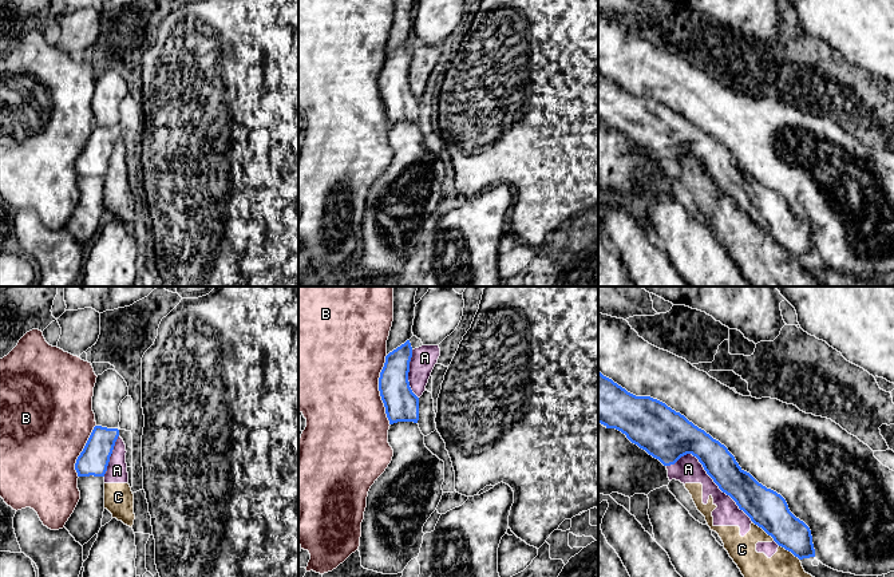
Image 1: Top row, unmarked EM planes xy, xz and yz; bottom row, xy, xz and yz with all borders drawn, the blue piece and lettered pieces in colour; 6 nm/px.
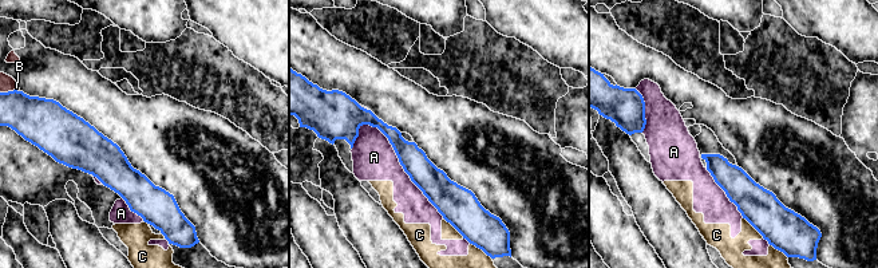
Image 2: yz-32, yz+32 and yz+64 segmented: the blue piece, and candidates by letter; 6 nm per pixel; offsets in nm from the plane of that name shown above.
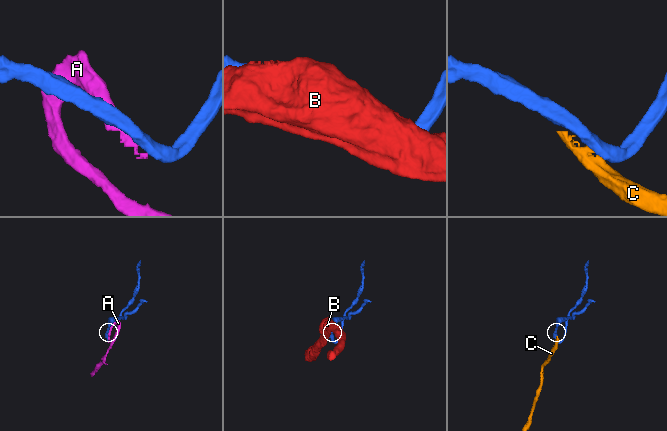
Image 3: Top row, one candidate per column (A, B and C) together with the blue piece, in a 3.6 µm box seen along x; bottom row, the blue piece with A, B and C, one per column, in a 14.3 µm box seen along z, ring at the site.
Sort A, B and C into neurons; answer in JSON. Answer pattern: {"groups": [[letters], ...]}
{"groups": [["A", "C"], ["B"]]}

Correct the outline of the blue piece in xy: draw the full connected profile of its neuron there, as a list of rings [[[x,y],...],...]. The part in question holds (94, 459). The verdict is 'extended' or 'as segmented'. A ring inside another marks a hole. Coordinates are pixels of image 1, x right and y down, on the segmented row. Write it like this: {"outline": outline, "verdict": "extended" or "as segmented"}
{"outline": [[[95,426],[76,459],[78,477],[104,477],[118,436],[118,428]]], "verdict": "as segmented"}

